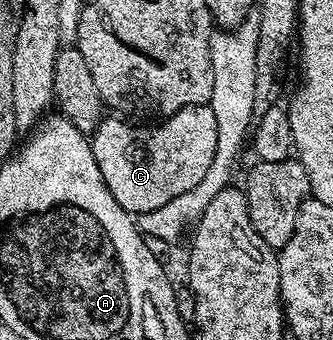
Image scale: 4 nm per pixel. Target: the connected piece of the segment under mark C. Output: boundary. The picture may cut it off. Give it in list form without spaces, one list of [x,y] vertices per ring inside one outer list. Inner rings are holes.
[[[209,103],[178,110],[172,116],[153,123],[156,124],[153,128],[135,128],[132,124],[108,119],[101,119],[95,132],[91,133],[90,143],[94,150],[94,162],[98,162],[98,170],[102,170],[102,178],[110,194],[114,194],[114,202],[118,202],[118,206],[122,206],[127,212],[139,214],[157,210],[170,199],[193,190],[194,186],[202,182],[206,170],[210,169],[217,145],[218,129],[214,110]]]

